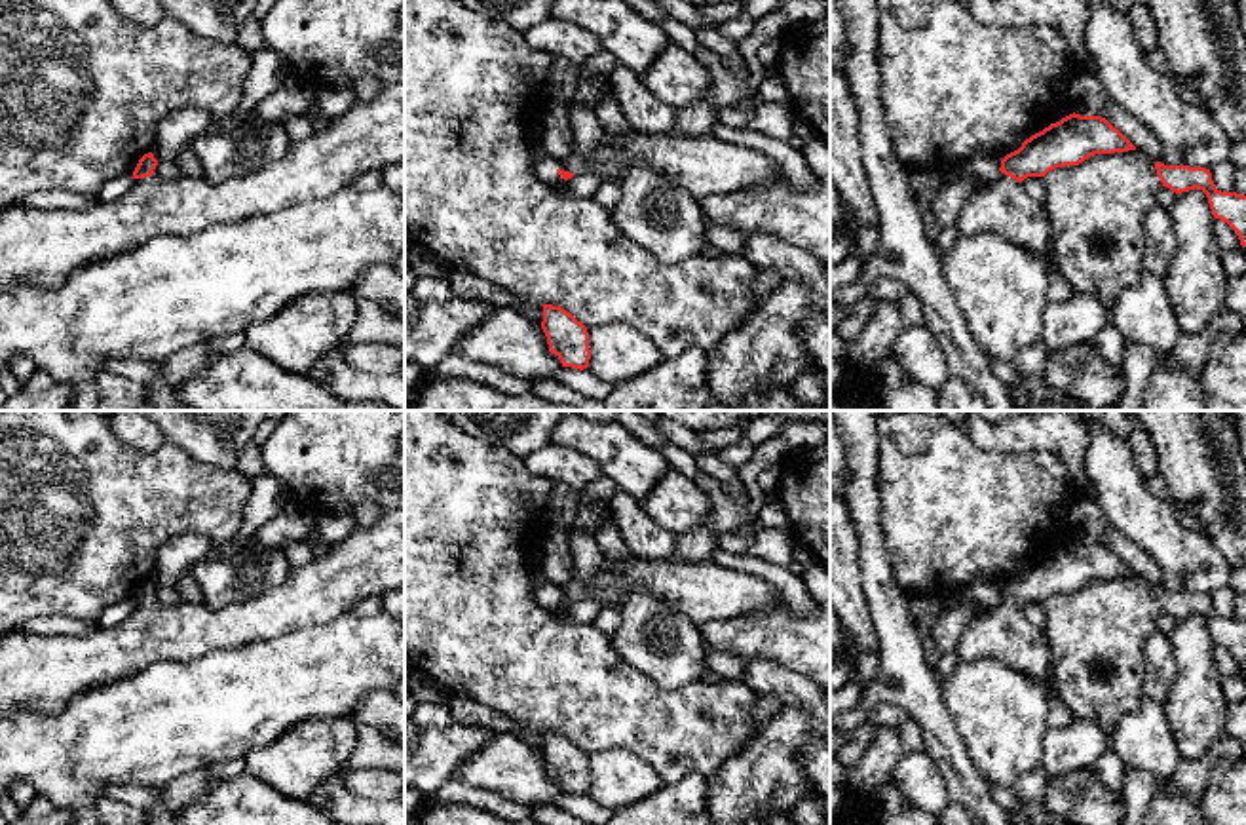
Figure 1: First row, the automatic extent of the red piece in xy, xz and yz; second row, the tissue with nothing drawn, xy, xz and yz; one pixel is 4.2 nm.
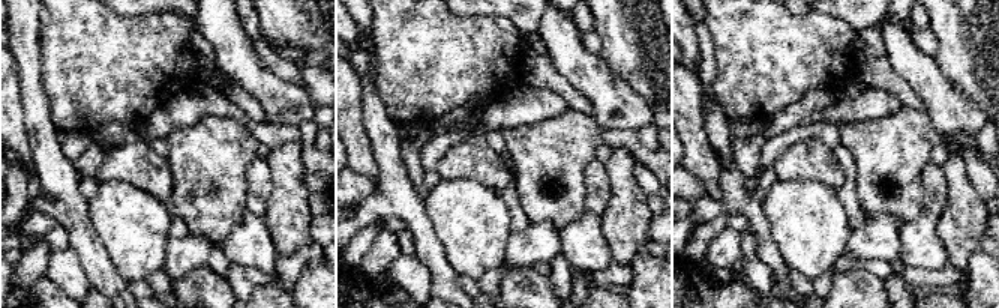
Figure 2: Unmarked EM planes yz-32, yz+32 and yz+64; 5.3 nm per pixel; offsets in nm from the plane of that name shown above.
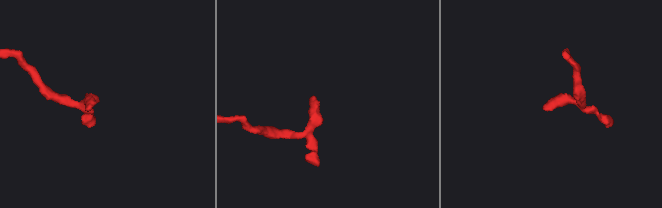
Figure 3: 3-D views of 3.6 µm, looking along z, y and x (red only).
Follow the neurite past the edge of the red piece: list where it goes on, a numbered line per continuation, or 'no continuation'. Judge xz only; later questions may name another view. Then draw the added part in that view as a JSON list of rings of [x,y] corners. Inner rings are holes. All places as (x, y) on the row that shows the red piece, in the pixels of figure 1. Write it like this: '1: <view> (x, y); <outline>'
1: xz (705, 166); [[[674,127],[657,133],[631,129],[615,143],[604,139],[589,158],[574,148],[555,167],[610,181],[640,162],[684,186],[697,201],[786,177],[775,160],[754,148]]]

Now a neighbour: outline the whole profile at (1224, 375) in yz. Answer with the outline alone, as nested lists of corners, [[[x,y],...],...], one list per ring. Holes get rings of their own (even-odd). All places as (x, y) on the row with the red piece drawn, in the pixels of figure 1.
[[[1223,331],[1212,342],[1208,359],[1199,373],[1208,411],[1246,411],[1246,333]]]

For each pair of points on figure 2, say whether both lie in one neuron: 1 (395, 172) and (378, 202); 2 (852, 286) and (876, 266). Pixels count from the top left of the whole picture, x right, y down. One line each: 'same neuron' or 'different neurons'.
1: same neuron
2: different neurons

